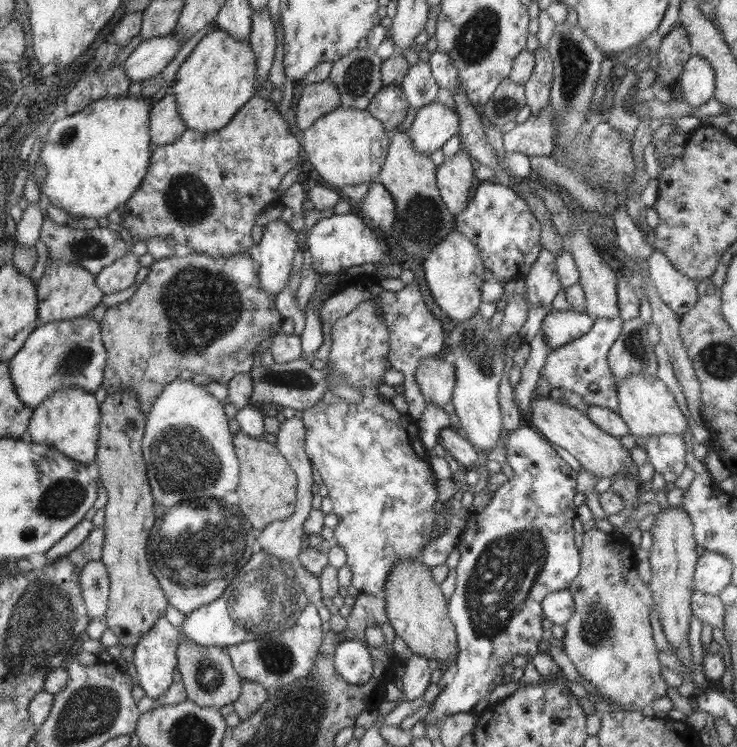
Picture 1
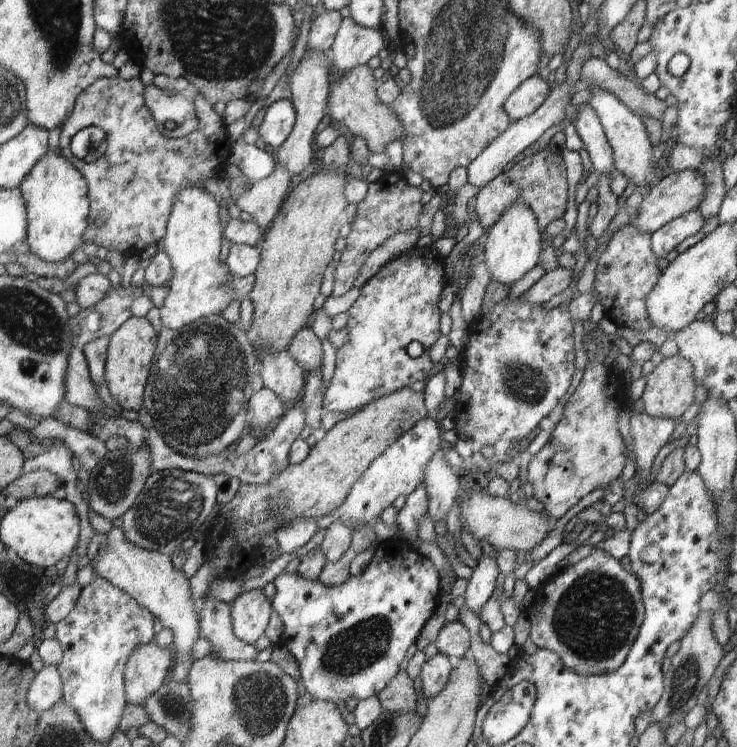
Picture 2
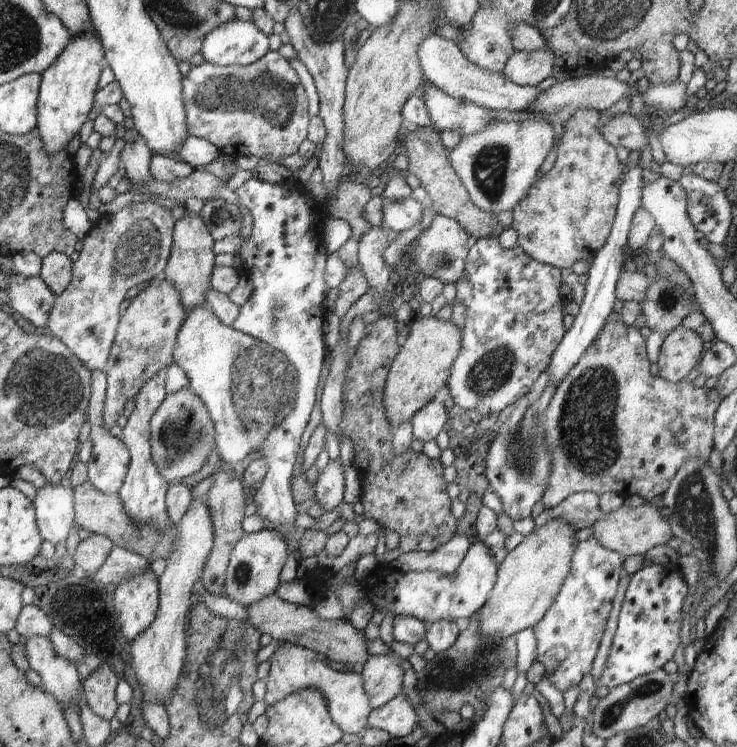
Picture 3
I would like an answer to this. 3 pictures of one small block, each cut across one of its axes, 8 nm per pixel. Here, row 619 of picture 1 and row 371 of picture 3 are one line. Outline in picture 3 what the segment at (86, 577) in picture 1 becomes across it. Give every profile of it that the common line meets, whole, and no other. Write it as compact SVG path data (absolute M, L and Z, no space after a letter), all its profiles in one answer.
M138 202L116 213L100 215L83 238L80 257L73 263L72 280L68 288L56 297L47 326L51 335L63 342L88 370L106 371L110 348L121 318L120 304L124 302L130 288L162 275L171 253L174 224L175 219L170 211L158 202Z

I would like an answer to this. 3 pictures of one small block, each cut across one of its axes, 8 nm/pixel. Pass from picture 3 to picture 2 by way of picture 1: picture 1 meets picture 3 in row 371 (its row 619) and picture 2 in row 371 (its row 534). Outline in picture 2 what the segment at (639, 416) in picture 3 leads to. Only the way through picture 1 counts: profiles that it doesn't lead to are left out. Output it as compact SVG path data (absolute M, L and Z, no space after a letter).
M591 325L587 337L583 340L588 357L588 364L584 367L583 377L579 385L566 402L563 416L553 428L544 446L536 452L528 464L527 482L532 484L534 498L544 504L544 510L554 520L562 518L570 508L576 506L581 498L597 488L606 488L612 481L620 478L628 460L626 446L618 431L619 408L624 402L629 402L628 389L624 388L622 372L609 371L604 365L604 355L598 356L598 334L596 325Z

